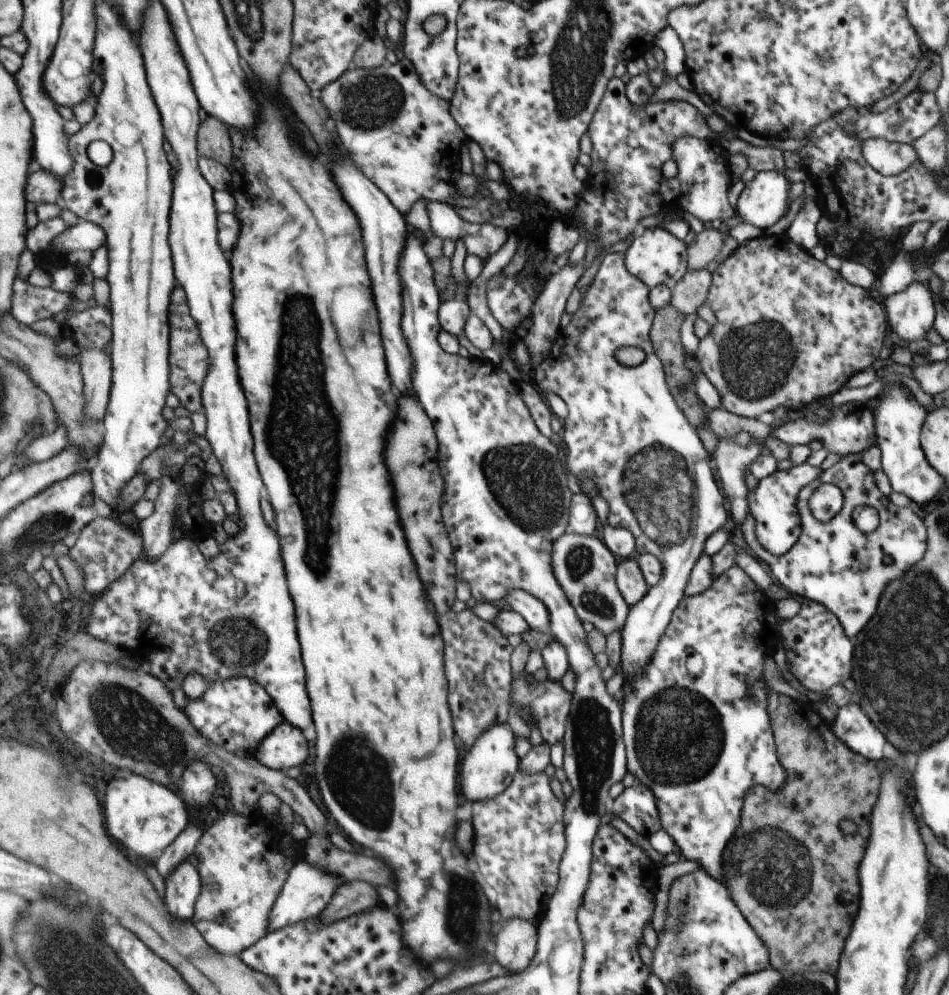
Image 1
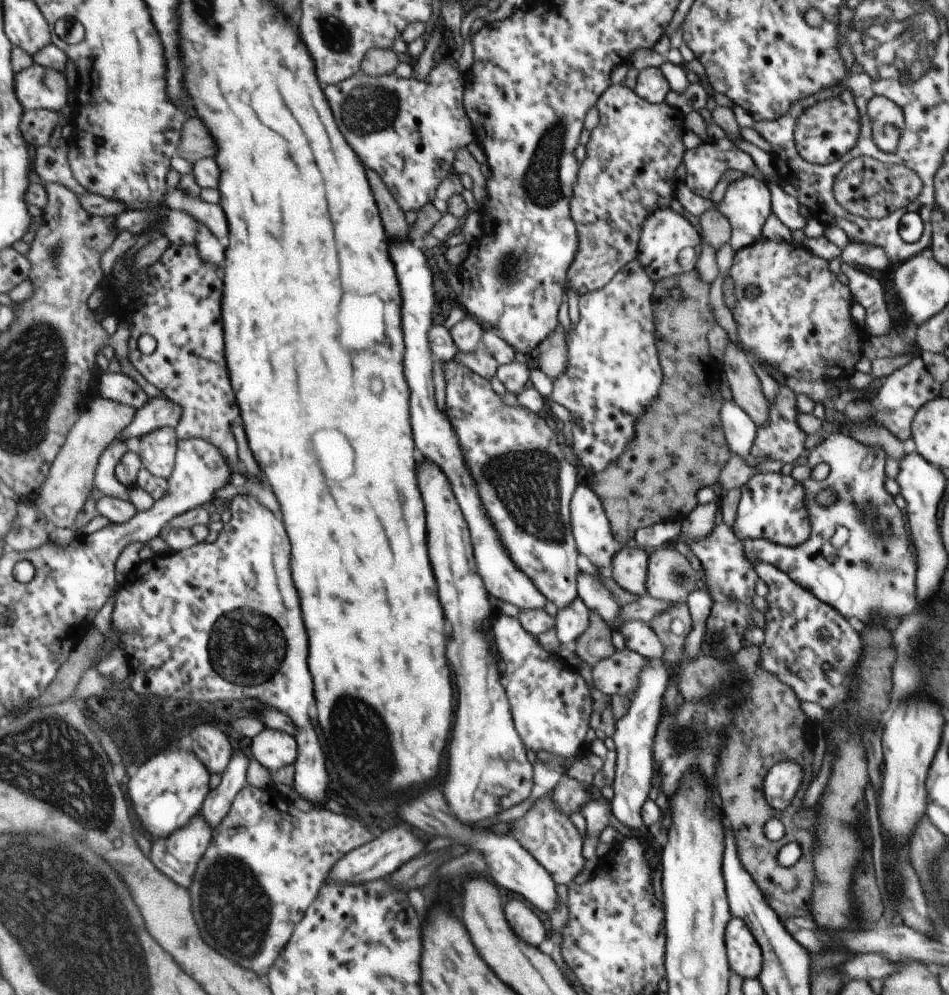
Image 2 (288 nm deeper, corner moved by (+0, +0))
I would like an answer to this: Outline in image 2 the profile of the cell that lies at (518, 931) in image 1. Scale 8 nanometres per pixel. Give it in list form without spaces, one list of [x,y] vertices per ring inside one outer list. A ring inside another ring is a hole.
[[[513,898],[505,904],[505,918],[513,932],[517,932],[517,936],[521,936],[521,940],[525,940],[527,944],[539,946],[539,942],[545,938],[543,924],[521,900]]]

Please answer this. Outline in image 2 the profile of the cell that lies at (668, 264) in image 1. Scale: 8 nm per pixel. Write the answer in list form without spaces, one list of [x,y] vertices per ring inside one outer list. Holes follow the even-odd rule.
[[[659,208],[645,216],[641,226],[641,236],[637,244],[637,262],[643,270],[647,270],[651,280],[669,280],[673,276],[685,276],[685,272],[693,272],[697,268],[697,260],[701,258],[701,234],[679,214],[669,208]]]

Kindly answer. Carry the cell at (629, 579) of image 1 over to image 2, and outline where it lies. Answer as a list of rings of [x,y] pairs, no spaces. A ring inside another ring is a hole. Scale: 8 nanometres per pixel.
[[[625,544],[617,550],[617,554],[611,560],[611,572],[617,586],[631,592],[633,596],[641,598],[645,596],[645,568],[647,566],[647,554],[641,548],[633,548],[631,544]]]

